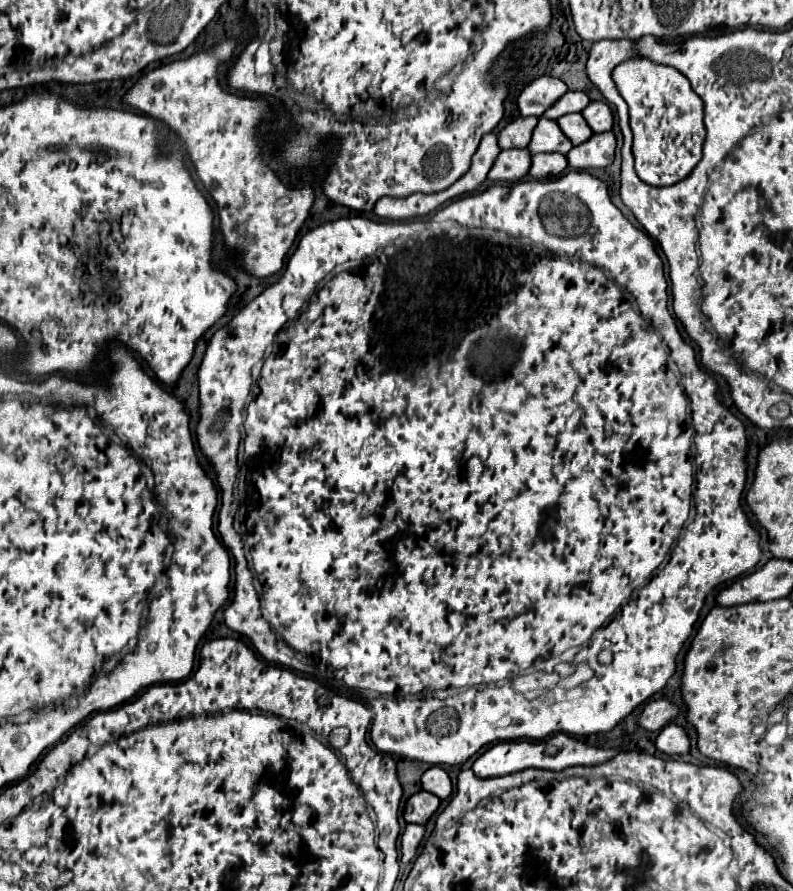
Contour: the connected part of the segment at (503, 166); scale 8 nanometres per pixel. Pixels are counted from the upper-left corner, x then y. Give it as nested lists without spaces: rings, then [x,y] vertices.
[[[502,150],[488,174],[490,180],[500,180],[500,182],[518,182],[522,180],[532,164],[532,154],[524,150]]]

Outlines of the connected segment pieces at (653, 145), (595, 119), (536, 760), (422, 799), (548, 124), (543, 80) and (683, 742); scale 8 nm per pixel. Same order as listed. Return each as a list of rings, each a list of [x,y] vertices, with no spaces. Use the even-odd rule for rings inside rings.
[[[632,58],[616,66],[612,78],[630,108],[630,126],[634,132],[632,154],[638,168],[636,174],[650,186],[670,186],[684,180],[702,158],[706,130],[702,122],[700,96],[678,70],[658,66],[644,58]]]
[[[590,102],[584,110],[582,116],[586,118],[588,126],[598,134],[598,132],[610,132],[614,126],[614,116],[608,104],[604,102]]]
[[[556,734],[548,740],[540,742],[528,742],[528,740],[512,740],[512,742],[498,742],[490,750],[486,750],[472,766],[474,774],[478,778],[496,778],[506,776],[512,772],[520,772],[526,768],[544,768],[544,770],[564,770],[570,766],[596,766],[612,760],[620,750],[616,748],[596,748],[588,746],[582,740],[576,740],[568,734]]]
[[[420,790],[408,798],[404,806],[404,820],[414,824],[426,824],[430,816],[438,810],[438,806],[440,806],[440,800],[434,794]]]
[[[542,116],[536,130],[534,130],[534,134],[532,134],[532,142],[528,144],[528,150],[532,154],[538,154],[538,152],[568,154],[570,148],[572,148],[572,142],[568,142],[568,138],[560,130],[558,122],[548,120],[548,118]]]
[[[540,76],[530,82],[518,96],[518,108],[522,116],[540,118],[558,98],[568,92],[566,84],[554,76]]]
[[[668,724],[656,738],[656,748],[666,754],[688,754],[690,746],[688,732],[678,724]]]

